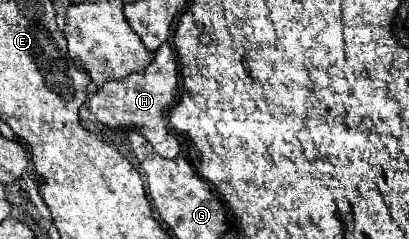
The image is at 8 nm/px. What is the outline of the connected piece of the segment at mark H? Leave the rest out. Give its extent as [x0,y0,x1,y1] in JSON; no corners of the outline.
[89,43,179,159]

